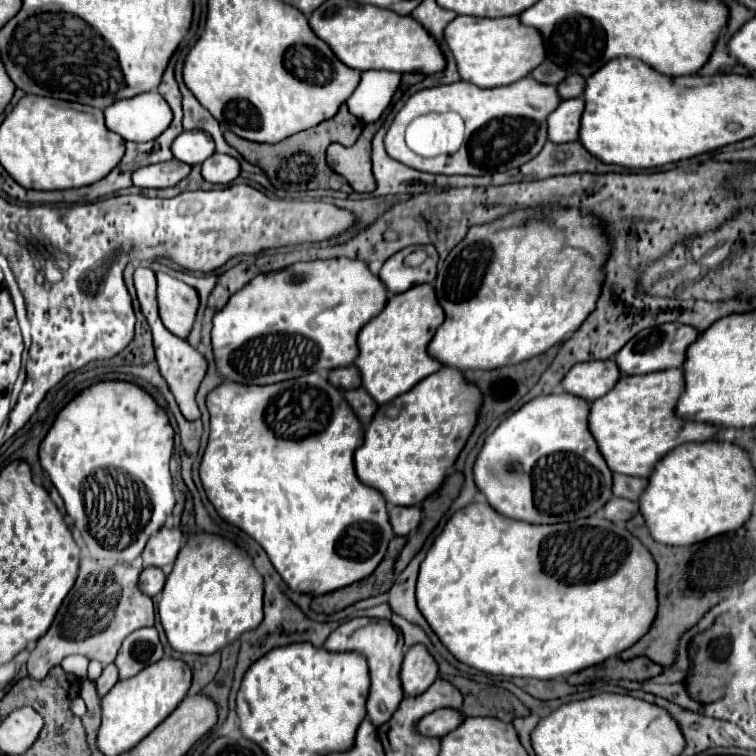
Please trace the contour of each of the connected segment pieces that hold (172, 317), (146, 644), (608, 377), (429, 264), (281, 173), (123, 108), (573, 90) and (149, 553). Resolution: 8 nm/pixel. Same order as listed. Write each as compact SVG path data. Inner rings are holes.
M157 271L157 303L163 325L173 335L185 339L199 307L197 291L169 273Z
M155 627L133 631L121 645L115 665L119 669L119 679L129 679L153 665L163 657L163 647L159 643L159 635Z
M613 359L579 363L563 377L563 391L585 401L595 401L603 397L619 379L619 369Z
M425 245L427 259L419 267L405 267L403 259L405 255L413 253L415 247L407 247L399 253L395 253L391 259L387 259L379 271L379 279L391 293L403 293L413 285L419 283L433 283L437 275L437 251L433 245Z
M341 105L339 113L333 119L327 119L327 121L323 121L323 123L311 127L311 129L295 133L295 135L283 139L281 143L275 143L275 145L251 143L251 141L237 137L231 131L225 131L225 141L231 147L235 147L249 163L261 165L261 169L265 171L265 175L269 177L269 181L273 183L275 189L283 189L283 191L289 191L289 193L307 191L307 189L335 189L335 191L343 191L343 193L353 193L349 183L327 167L325 149L331 143L353 145L357 141L357 137L361 135L363 127L365 127L363 121L359 121L355 115L351 115L347 105Z
M157 91L115 101L105 109L107 129L125 141L153 141L171 125L171 119L173 113Z
M567 75L559 85L557 93L561 99L571 99L571 97L581 97L585 89L585 79L579 75Z
M161 527L155 537L149 539L145 551L143 551L143 563L145 567L159 567L163 569L165 565L173 565L179 549L183 547L183 533L181 529L167 529Z

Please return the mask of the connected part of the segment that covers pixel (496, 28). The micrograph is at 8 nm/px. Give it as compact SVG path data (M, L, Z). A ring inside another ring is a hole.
M455 17L443 31L449 45L459 77L481 89L497 85L511 85L521 77L527 77L545 59L543 39L533 27L525 27L517 17L503 19L479 19L479 17Z

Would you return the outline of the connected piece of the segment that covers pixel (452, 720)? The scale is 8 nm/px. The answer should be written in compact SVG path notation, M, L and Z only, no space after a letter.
M437 709L437 711L429 713L427 717L419 719L415 729L421 735L427 735L427 737L443 737L449 731L457 729L461 719L463 717L461 717L461 713L457 709Z

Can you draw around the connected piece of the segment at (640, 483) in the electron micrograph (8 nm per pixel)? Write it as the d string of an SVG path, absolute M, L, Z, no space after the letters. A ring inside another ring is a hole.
M613 475L613 497L623 497L623 499L637 501L645 487L647 487L647 479Z

